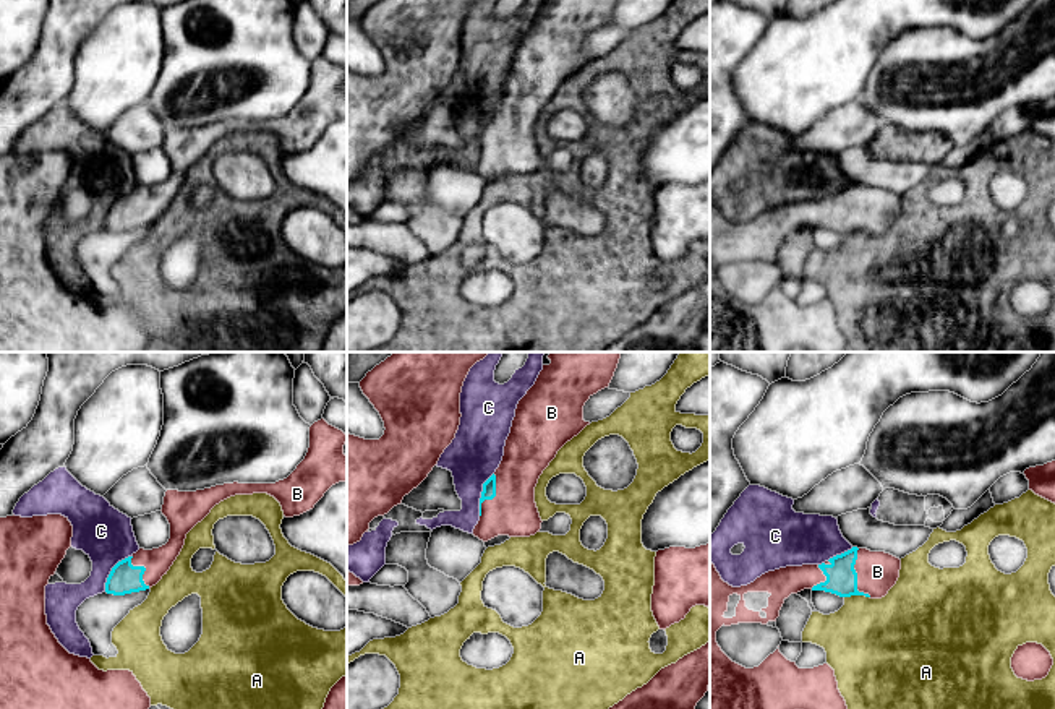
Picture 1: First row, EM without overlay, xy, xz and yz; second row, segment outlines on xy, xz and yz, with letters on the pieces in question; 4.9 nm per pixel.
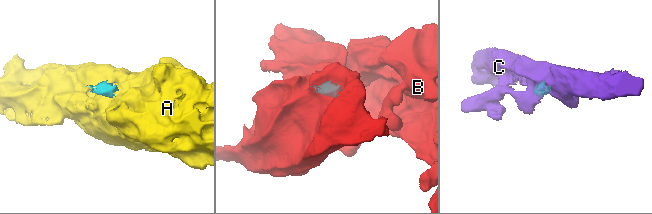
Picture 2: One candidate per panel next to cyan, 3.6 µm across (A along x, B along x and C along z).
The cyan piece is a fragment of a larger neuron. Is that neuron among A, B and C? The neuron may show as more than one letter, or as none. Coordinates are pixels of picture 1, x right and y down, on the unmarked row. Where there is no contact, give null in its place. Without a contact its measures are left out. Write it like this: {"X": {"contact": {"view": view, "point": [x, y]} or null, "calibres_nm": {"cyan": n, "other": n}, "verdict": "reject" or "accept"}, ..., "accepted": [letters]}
{"A": {"contact": {"view": "yz", "point": [856, 231]}, "calibres_nm": {"cyan": 160, "other": 440}, "verdict": "reject"}, "B": {"contact": {"view": "yz", "point": [856, 213]}, "calibres_nm": {"cyan": 160, "other": 200}, "verdict": "accept"}, "C": {"contact": {"view": "xy", "point": [112, 206]}, "calibres_nm": {"cyan": 150, "other": 260}, "verdict": "reject"}, "accepted": ["B"]}

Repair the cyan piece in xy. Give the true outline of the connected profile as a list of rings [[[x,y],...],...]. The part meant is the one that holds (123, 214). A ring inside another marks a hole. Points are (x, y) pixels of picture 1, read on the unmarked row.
[[[324,55],[310,63],[310,84],[305,96],[284,117],[275,120],[224,120],[196,128],[167,127],[162,151],[170,161],[170,175],[152,187],[139,185],[118,198],[105,219],[105,229],[125,232],[156,222],[180,191],[186,170],[220,138],[235,131],[267,130],[274,133],[285,154],[314,144],[335,120],[347,117],[347,71]]]

